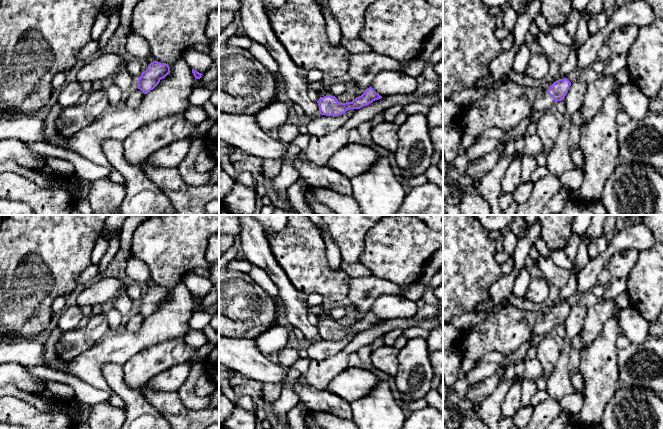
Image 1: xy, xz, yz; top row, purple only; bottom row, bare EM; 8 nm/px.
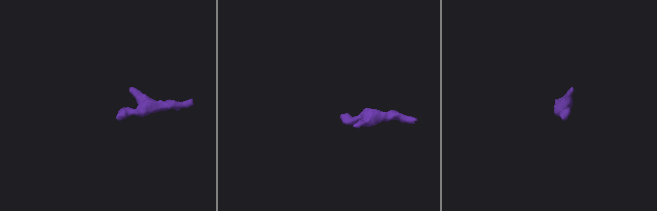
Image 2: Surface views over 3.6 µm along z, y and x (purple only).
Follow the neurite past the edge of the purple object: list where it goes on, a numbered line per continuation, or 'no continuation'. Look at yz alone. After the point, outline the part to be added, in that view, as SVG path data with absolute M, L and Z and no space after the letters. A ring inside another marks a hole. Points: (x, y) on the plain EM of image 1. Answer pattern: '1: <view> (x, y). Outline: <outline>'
1: yz (543, 327). Outline: M539 313L536 319L536 324L533 328L534 339L538 339L543 336L550 336L550 333L554 327L553 322L547 315Z

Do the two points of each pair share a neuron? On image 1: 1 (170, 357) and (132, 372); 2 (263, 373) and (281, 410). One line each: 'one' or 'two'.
1: one
2: two

